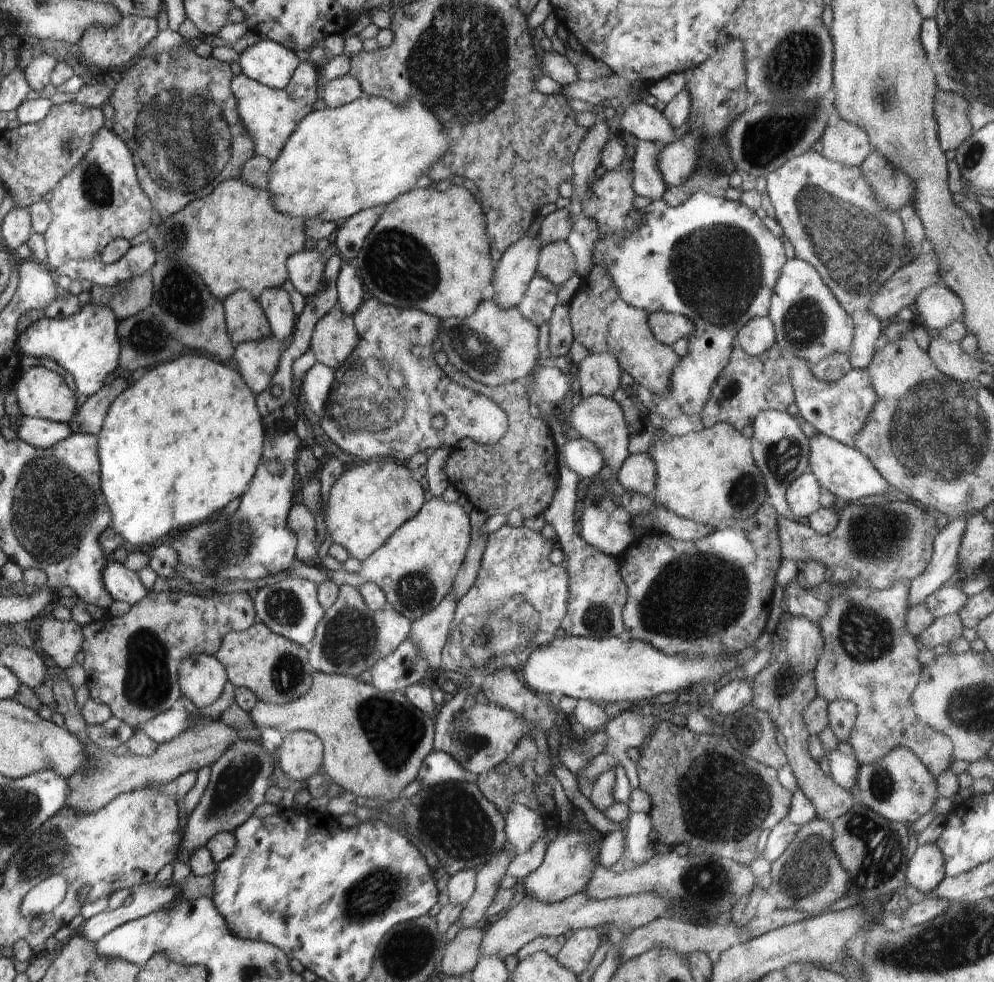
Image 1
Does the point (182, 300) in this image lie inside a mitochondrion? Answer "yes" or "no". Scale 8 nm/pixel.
yes

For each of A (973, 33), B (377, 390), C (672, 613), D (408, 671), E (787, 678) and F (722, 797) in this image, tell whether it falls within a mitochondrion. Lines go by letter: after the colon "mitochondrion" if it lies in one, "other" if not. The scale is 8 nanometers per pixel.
A: mitochondrion
B: mitochondrion
C: mitochondrion
D: other
E: mitochondrion
F: mitochondrion

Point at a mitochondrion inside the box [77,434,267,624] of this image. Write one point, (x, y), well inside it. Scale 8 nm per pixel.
(239, 538)

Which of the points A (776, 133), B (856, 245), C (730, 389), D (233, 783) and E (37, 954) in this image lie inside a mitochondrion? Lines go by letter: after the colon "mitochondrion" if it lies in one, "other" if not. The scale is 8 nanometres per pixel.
A: mitochondrion
B: mitochondrion
C: mitochondrion
D: mitochondrion
E: other

